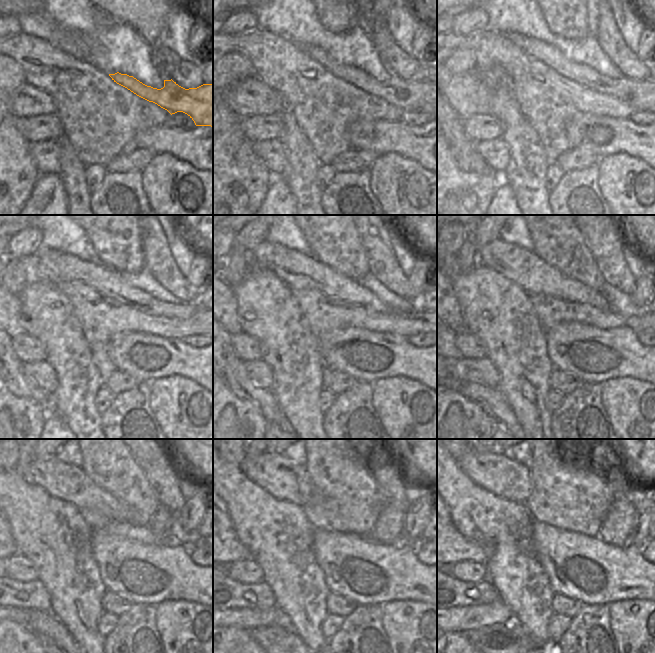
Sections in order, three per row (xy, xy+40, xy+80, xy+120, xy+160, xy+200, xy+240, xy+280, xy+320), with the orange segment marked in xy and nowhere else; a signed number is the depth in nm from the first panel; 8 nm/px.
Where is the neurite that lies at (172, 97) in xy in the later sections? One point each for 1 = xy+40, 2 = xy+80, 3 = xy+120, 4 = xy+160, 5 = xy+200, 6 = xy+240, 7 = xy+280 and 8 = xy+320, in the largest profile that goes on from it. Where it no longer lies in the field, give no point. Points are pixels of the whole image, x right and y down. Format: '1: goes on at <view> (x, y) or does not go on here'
1: goes on at xy+40 (407, 96)
2: goes on at xy+80 (640, 94)
3: goes on at xy+120 (105, 280)
4: goes on at xy+160 (298, 270)
5: goes on at xy+200 (525, 268)
6: goes on at xy+240 (69, 483)
7: goes on at xy+280 (286, 480)
8: goes on at xy+320 (493, 470)

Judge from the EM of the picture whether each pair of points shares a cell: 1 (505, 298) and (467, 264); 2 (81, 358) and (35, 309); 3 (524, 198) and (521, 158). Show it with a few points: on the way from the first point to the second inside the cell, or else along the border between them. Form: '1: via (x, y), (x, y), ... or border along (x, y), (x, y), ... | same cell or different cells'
1: border along (453, 256), (461, 271), (467, 271), (476, 264) | different cells
2: via (70, 346), (47, 321) | same cell
3: via (524, 188), (524, 168) | same cell

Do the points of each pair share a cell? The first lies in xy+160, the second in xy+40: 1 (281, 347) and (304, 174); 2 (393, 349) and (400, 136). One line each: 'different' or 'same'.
1: same
2: same

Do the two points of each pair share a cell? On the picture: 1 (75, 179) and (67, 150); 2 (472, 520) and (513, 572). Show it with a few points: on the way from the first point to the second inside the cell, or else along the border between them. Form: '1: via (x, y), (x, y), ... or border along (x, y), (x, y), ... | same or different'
1: via (72, 172), (68, 157) | same
2: via (487, 525), (513, 551), (513, 557) | same

